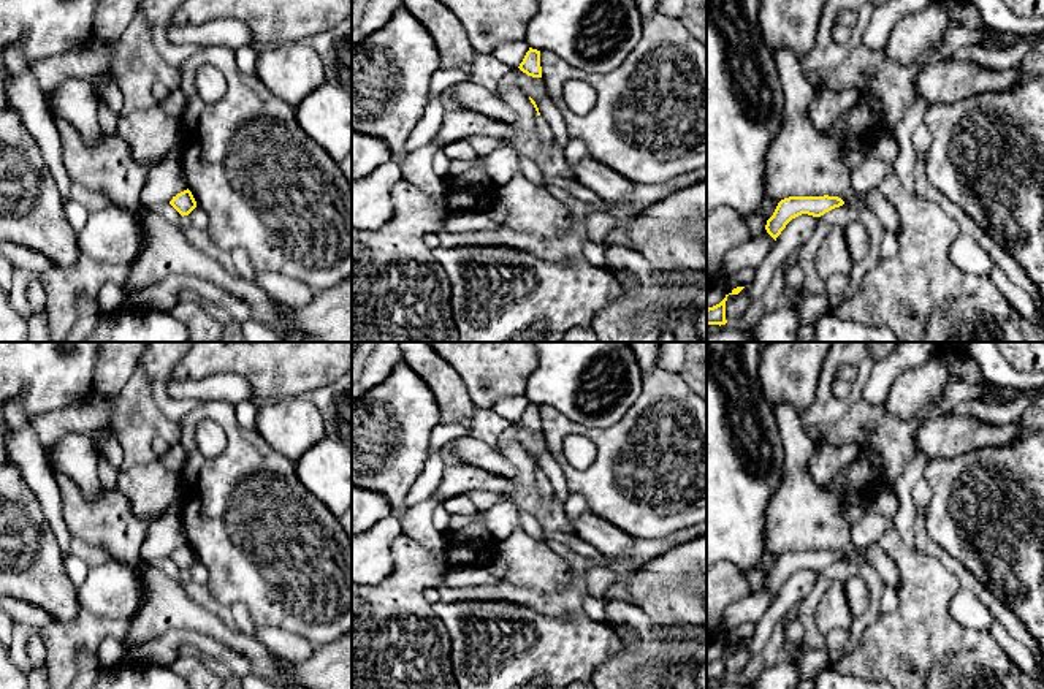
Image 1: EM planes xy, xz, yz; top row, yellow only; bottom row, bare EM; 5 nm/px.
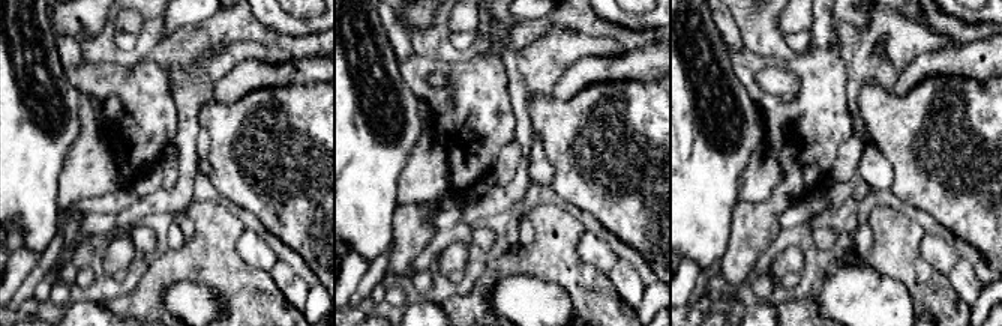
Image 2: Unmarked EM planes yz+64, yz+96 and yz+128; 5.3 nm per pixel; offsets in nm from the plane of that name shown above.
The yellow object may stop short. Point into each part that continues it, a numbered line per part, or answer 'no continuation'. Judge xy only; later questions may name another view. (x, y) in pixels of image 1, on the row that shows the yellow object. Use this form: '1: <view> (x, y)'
no continuation

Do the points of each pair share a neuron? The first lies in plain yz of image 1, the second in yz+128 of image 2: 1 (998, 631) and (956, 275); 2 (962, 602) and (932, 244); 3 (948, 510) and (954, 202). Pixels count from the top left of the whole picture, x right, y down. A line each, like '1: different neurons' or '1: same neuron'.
1: same neuron
2: same neuron
3: same neuron

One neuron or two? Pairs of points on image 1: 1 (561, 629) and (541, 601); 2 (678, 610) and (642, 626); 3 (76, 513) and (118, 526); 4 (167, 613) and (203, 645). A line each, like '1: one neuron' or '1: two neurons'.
1: two neurons
2: two neurons
3: one neuron
4: two neurons

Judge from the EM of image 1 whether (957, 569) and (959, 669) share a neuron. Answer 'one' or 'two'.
one

